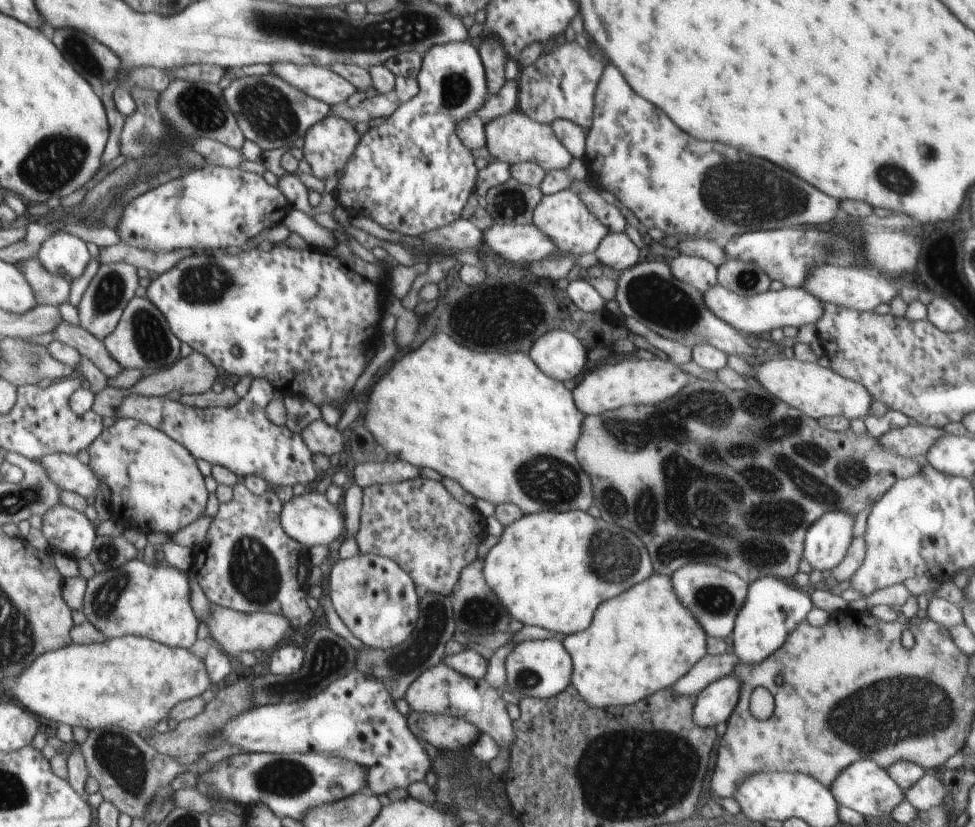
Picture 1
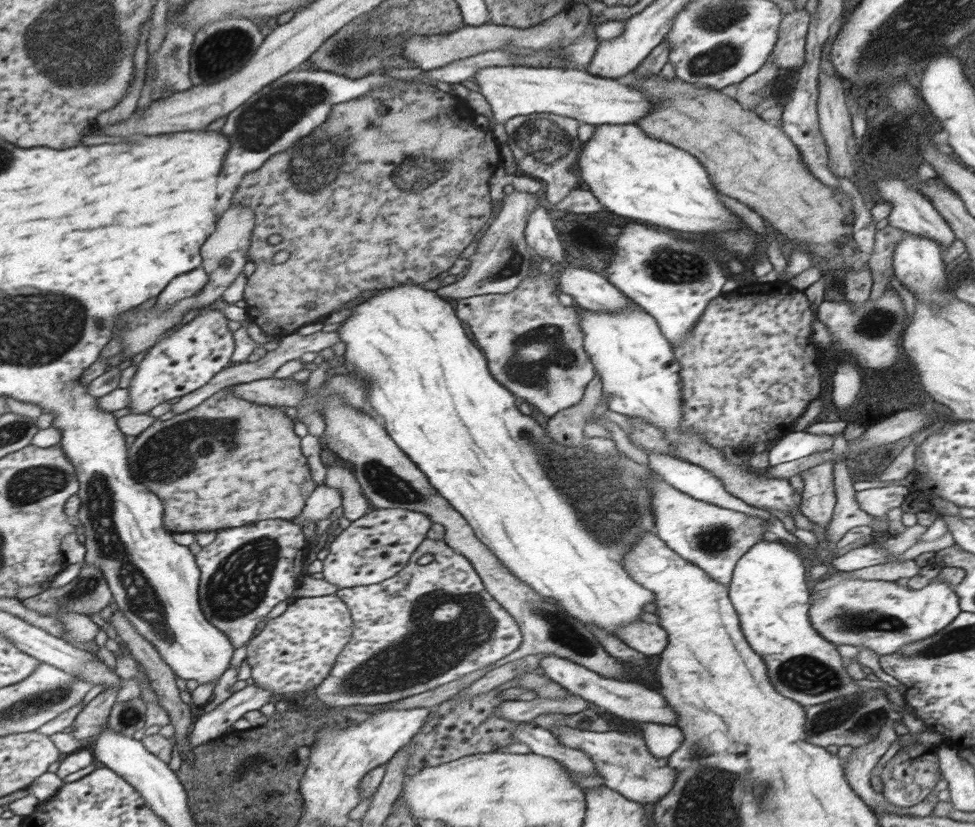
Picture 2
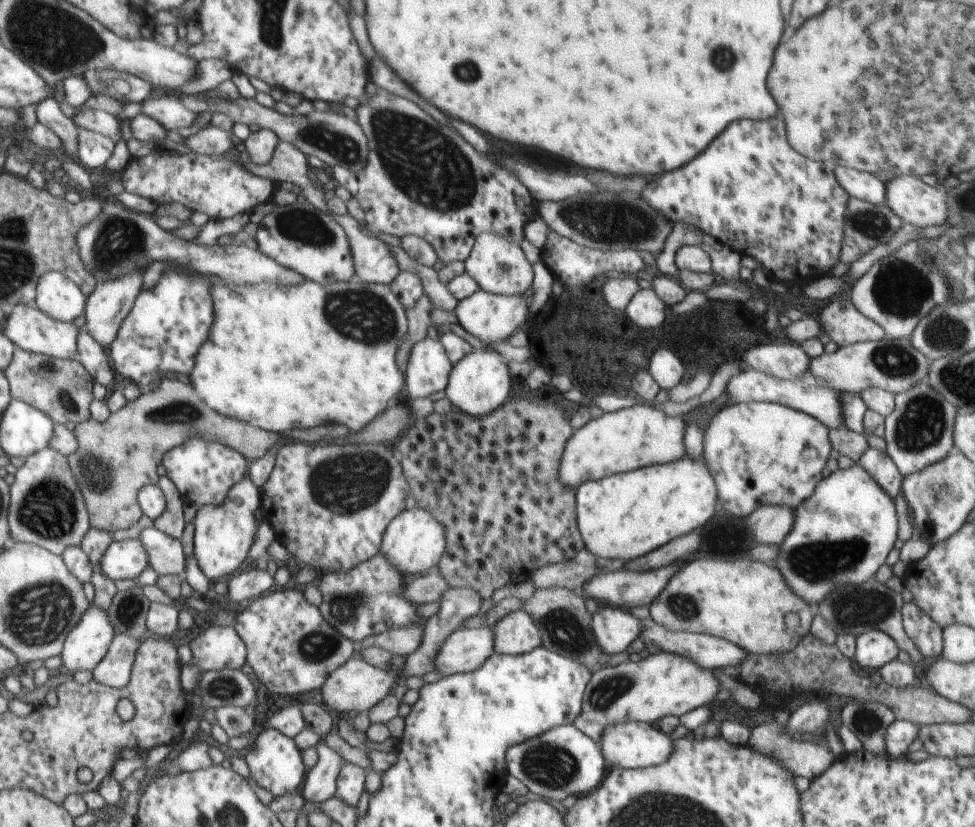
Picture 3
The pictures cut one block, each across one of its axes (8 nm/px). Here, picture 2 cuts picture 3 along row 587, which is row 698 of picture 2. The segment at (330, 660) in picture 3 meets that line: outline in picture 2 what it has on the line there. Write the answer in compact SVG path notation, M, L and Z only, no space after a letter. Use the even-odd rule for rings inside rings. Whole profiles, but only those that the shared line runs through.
M337 593L328 596L296 598L292 604L287 606L283 614L269 619L261 632L253 636L246 646L254 685L266 687L272 690L274 695L282 694L287 701L294 705L297 704L306 695L313 693L330 673L336 657L352 637L353 626L350 610Z

